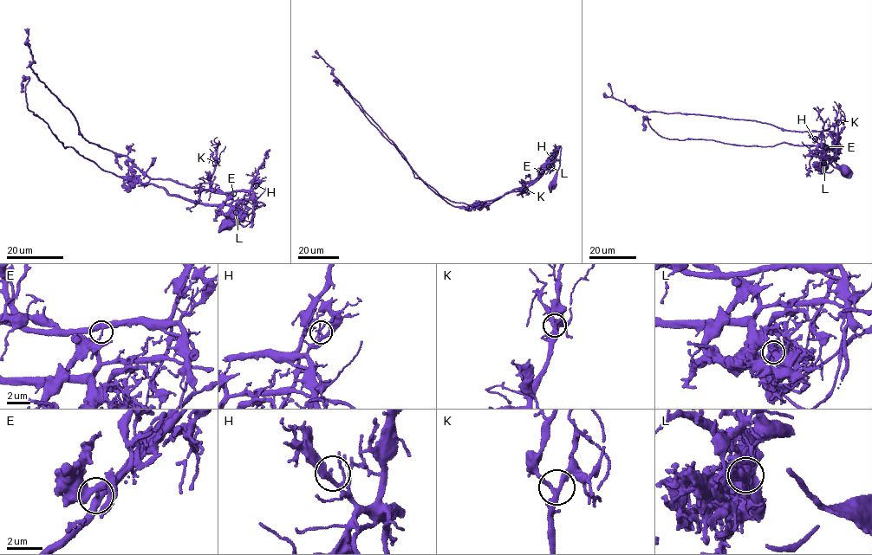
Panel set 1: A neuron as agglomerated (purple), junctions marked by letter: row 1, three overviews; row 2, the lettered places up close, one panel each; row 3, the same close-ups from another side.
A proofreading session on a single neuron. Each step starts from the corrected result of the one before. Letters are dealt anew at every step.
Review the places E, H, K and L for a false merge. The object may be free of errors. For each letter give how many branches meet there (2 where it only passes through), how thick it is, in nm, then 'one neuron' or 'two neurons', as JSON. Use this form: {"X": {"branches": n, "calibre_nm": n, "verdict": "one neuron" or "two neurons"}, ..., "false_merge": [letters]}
{"E": {"branches": 3, "calibre_nm": 240, "verdict": "two neurons"}, "H": {"branches": 3, "calibre_nm": 180, "verdict": "one neuron"}, "K": {"branches": 3, "calibre_nm": 300, "verdict": "one neuron"}, "L": {"branches": 3, "calibre_nm": 220, "verdict": "one neuron"}, "false_merge": ["E"]}

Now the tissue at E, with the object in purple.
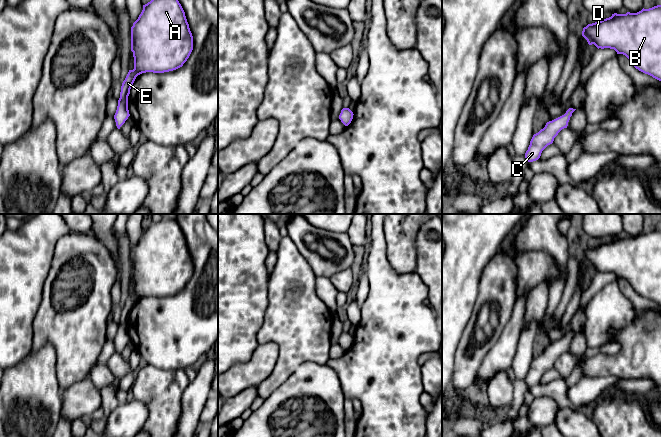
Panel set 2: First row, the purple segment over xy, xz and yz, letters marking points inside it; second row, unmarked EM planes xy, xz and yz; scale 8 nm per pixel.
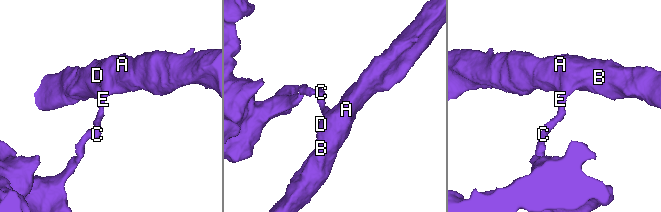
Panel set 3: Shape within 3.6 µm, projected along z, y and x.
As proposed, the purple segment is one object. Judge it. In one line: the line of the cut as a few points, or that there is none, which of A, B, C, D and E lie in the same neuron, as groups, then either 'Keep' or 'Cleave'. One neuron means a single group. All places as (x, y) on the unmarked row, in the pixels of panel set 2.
Split along xz (344, 333), (346, 336), (343, 341), (351, 344). Groups: A B D E / C. Cleave

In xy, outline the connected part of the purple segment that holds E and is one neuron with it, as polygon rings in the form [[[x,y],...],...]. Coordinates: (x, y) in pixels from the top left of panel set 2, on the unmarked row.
[[[161,218],[143,229],[143,234],[131,251],[131,275],[134,293],[129,294],[121,310],[116,337],[130,340],[128,320],[136,301],[142,297],[164,297],[183,290],[193,274],[193,260],[185,236],[176,219]]]

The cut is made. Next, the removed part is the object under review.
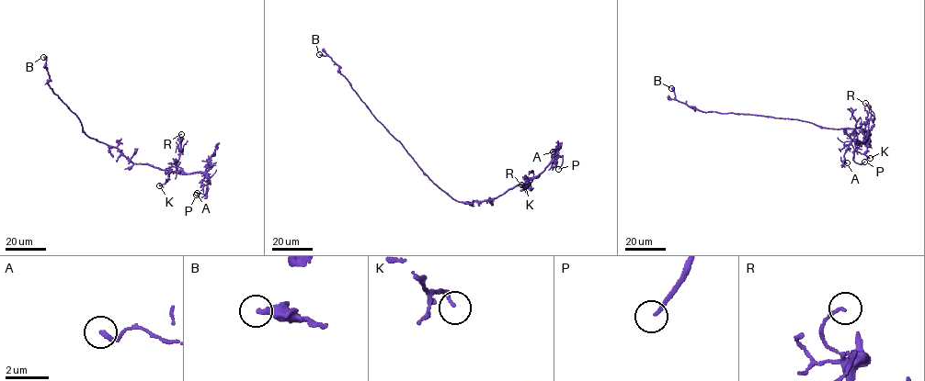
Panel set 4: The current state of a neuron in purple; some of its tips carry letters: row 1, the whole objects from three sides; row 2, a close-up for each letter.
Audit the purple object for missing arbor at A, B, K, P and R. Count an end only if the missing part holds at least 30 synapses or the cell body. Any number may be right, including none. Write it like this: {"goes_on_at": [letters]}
{"goes_on_at": ["P"]}

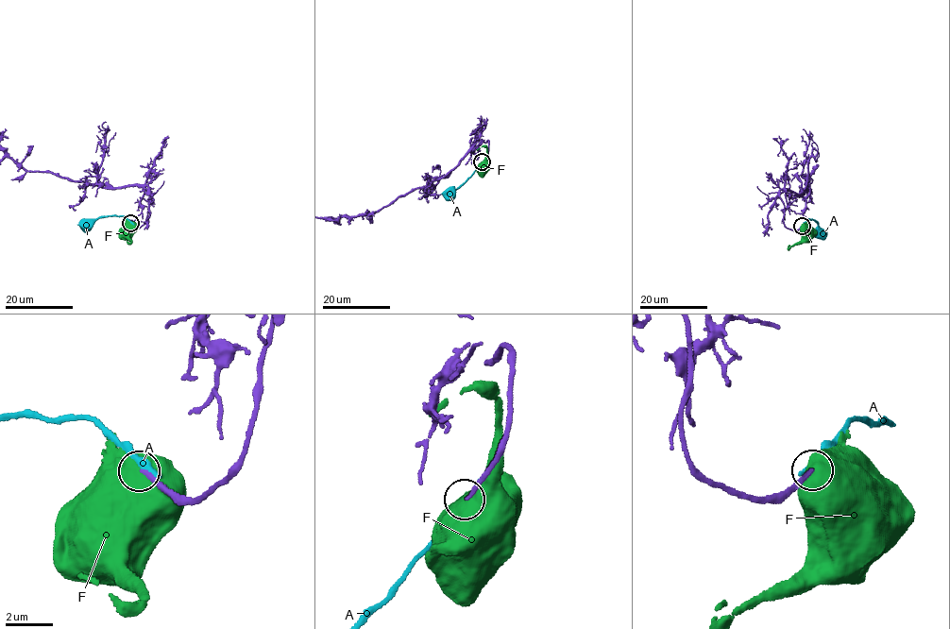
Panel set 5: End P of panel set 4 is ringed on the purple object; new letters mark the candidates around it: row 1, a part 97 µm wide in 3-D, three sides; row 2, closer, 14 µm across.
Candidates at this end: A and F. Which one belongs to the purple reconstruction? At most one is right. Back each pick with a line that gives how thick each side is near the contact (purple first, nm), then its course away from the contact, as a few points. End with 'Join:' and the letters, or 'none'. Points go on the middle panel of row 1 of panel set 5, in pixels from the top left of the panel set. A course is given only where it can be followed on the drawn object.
Join: none

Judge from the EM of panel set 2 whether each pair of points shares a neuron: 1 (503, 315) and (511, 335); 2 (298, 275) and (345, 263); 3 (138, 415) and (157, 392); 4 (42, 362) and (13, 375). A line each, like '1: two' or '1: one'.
1: two
2: two
3: two
4: one

